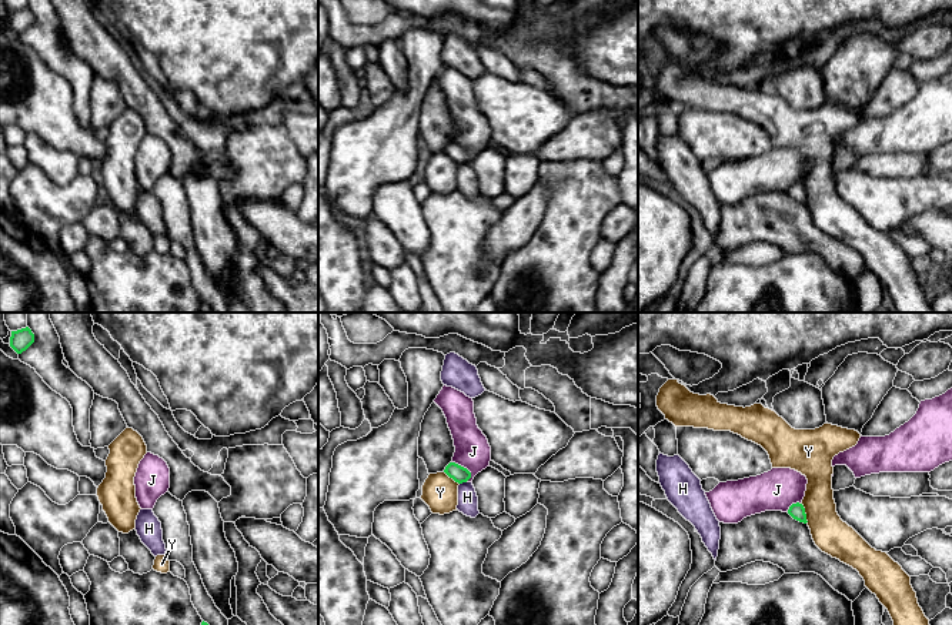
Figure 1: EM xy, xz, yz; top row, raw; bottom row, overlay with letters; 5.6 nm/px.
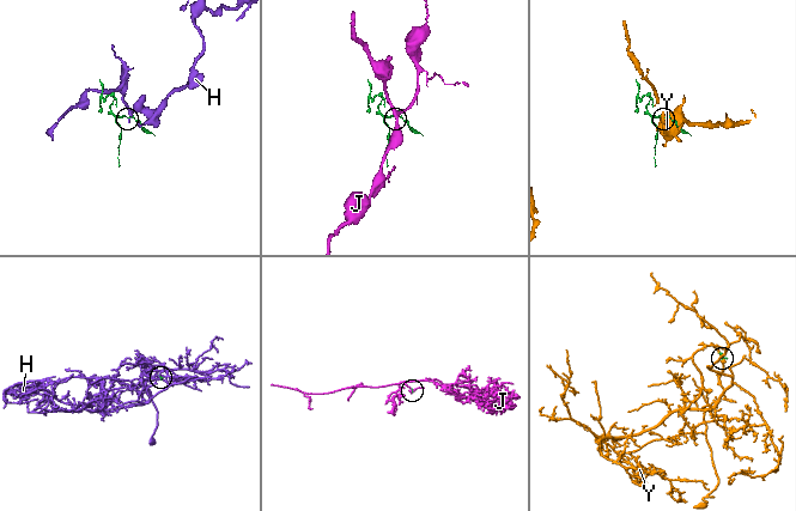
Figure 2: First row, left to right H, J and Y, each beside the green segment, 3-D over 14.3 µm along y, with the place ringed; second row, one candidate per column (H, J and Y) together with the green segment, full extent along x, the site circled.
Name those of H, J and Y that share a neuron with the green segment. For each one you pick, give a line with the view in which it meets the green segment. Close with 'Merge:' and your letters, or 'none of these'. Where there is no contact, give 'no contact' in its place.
Merge: none of these

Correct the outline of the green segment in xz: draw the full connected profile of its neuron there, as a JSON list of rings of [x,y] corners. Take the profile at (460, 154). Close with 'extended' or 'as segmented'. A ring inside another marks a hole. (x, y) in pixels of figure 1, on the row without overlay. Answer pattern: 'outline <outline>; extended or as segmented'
outline [[[450,143],[444,153],[458,164],[467,163],[471,158],[471,153],[455,143]]]; as segmented

